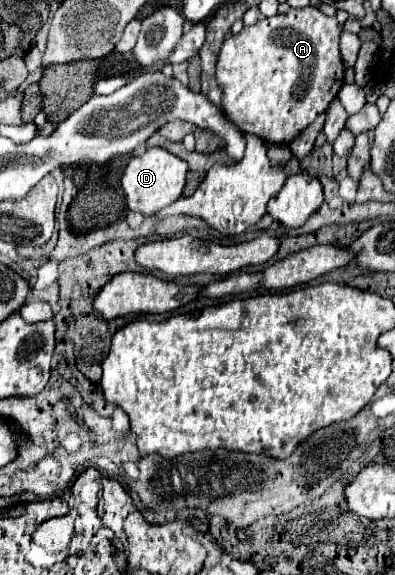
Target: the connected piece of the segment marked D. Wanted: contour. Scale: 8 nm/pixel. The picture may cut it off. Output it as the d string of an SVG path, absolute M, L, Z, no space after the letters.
M148 148L144 154L136 154L122 174L122 188L126 194L128 208L132 212L150 216L170 206L182 196L186 184L186 172L188 172L188 164L164 148Z

